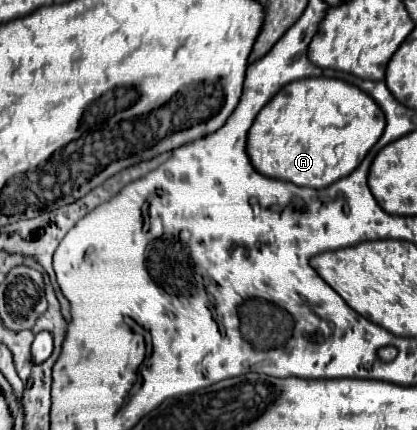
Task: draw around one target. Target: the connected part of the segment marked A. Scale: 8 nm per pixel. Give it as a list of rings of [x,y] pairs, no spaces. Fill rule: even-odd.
[[[311,77],[285,85],[247,131],[247,155],[255,171],[299,187],[323,189],[347,177],[385,129],[379,105],[341,79]]]

